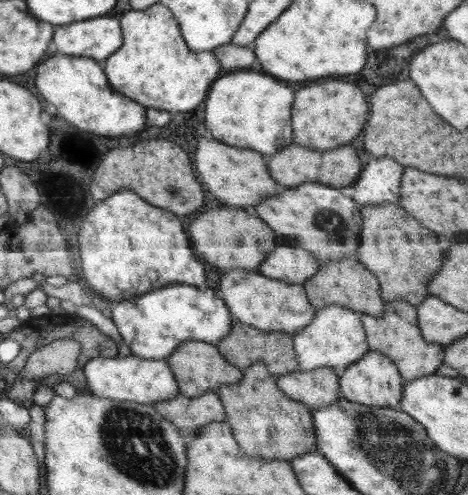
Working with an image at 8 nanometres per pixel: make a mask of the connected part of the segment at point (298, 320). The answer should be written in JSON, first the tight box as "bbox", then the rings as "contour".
{"bbox":[219,270,317,334],"contour":[[[230,270],[220,279],[219,295],[236,322],[269,332],[294,334],[310,325],[317,311],[309,303],[302,285],[264,277],[258,272]]]}

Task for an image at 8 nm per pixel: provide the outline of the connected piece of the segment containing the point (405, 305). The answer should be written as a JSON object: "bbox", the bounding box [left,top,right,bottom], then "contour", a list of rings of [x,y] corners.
{"bbox":[360,300,445,382],"contour":[[[404,300],[386,302],[383,316],[376,318],[361,313],[360,322],[367,336],[369,350],[375,350],[390,358],[397,366],[404,382],[435,374],[437,368],[443,364],[445,347],[423,339],[418,328],[417,307],[409,302]]]}

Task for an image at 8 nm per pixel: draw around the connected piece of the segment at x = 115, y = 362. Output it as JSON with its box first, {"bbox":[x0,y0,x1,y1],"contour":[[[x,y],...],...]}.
{"bbox":[83,355,179,405],"contour":[[[136,355],[93,358],[84,365],[83,374],[87,379],[88,392],[101,398],[152,405],[153,402],[174,399],[179,394],[178,383],[165,359],[140,358]]]}

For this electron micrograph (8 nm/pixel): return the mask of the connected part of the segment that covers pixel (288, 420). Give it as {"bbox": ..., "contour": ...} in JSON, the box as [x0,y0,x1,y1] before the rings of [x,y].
{"bbox":[219,362,317,461],"contour":[[[264,362],[243,370],[243,377],[232,386],[219,386],[220,398],[234,438],[246,454],[292,461],[301,454],[316,452],[317,442],[311,409],[284,395]]]}

